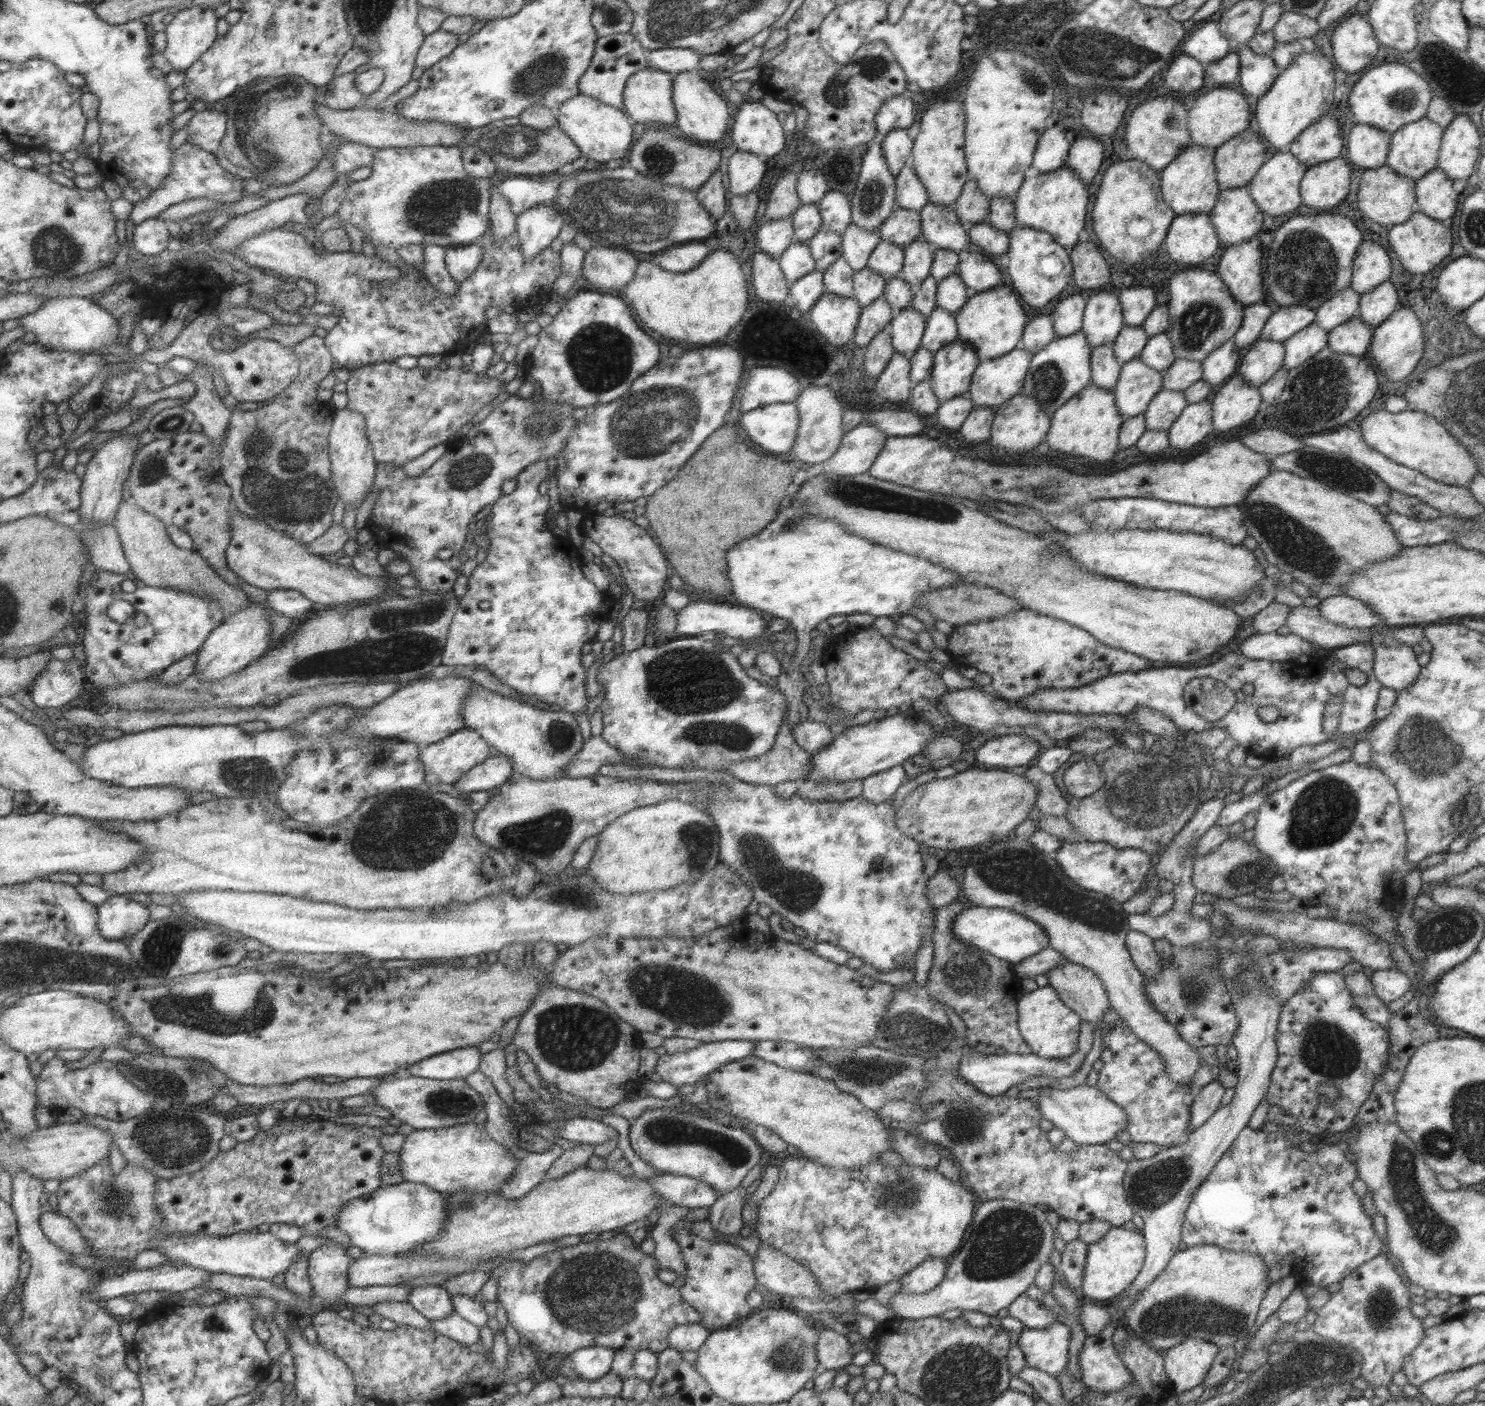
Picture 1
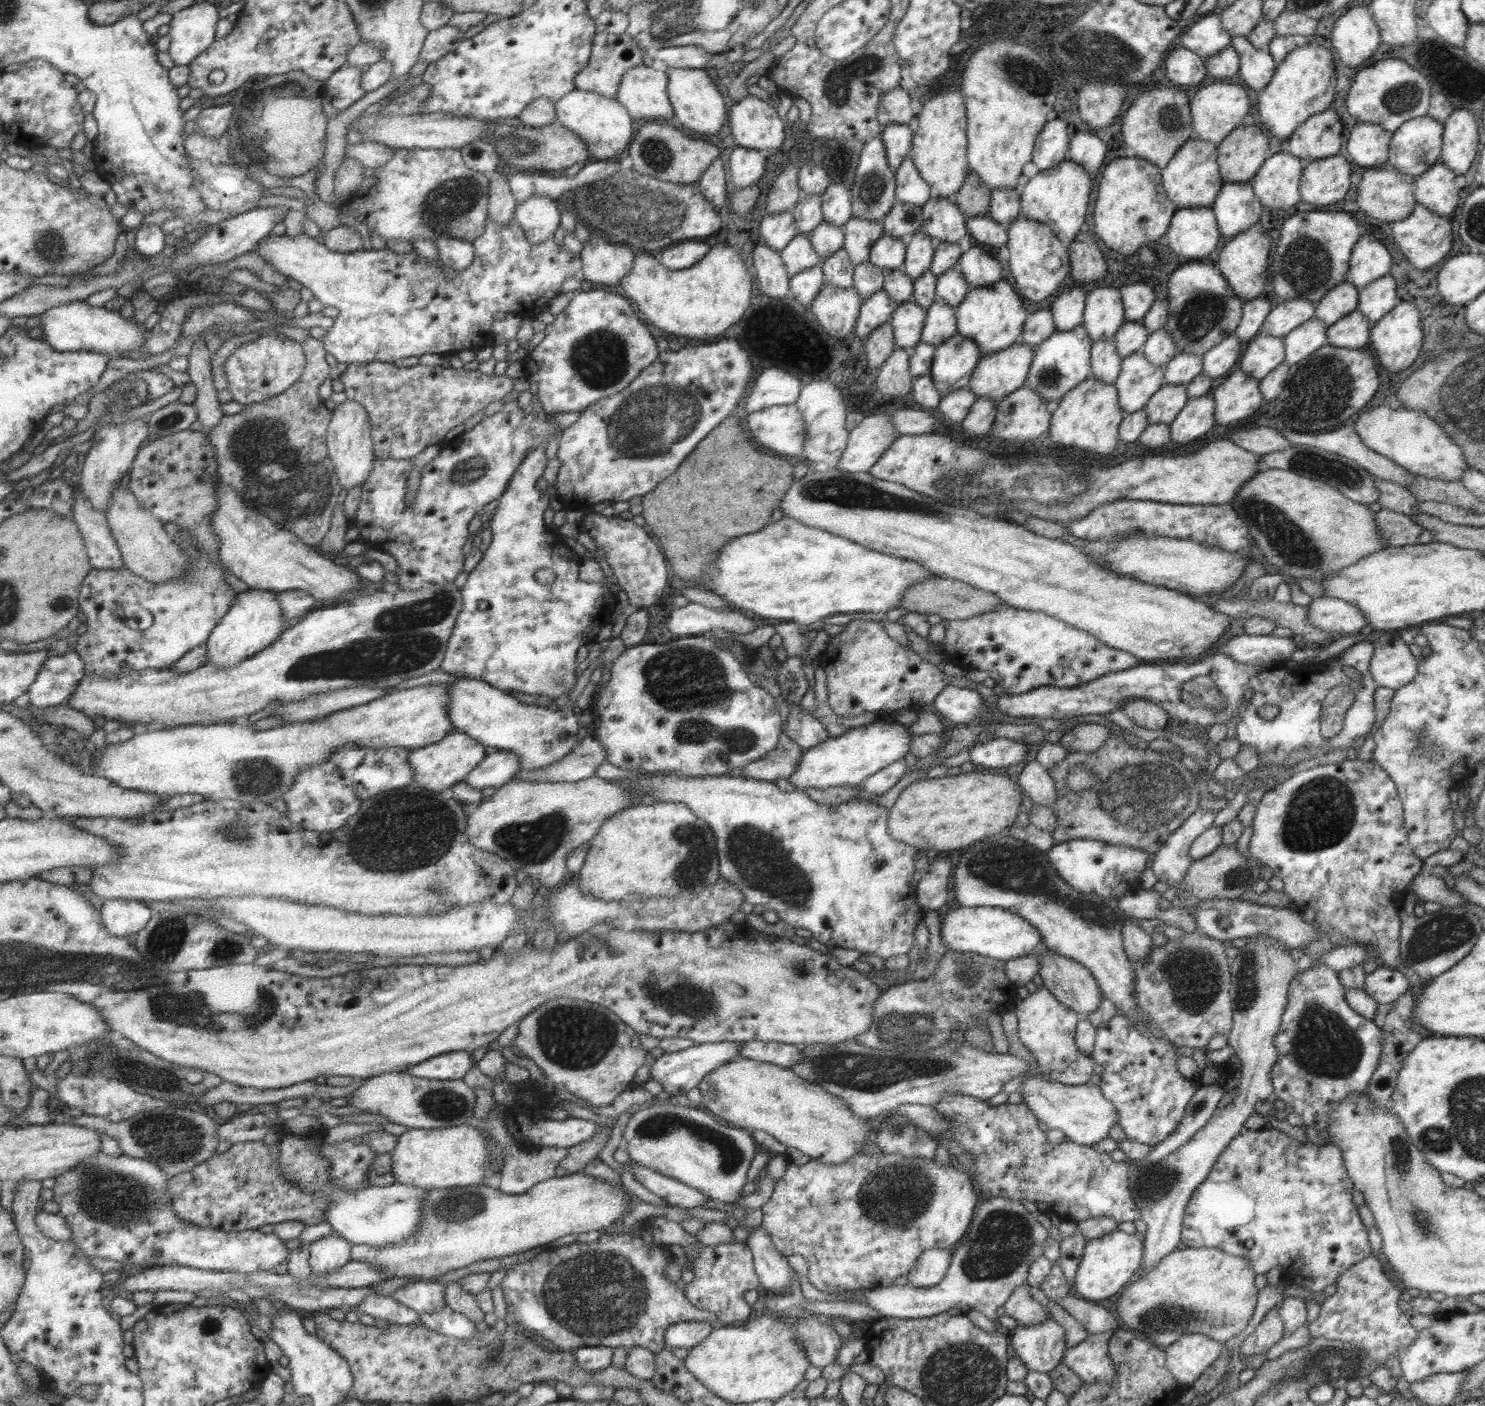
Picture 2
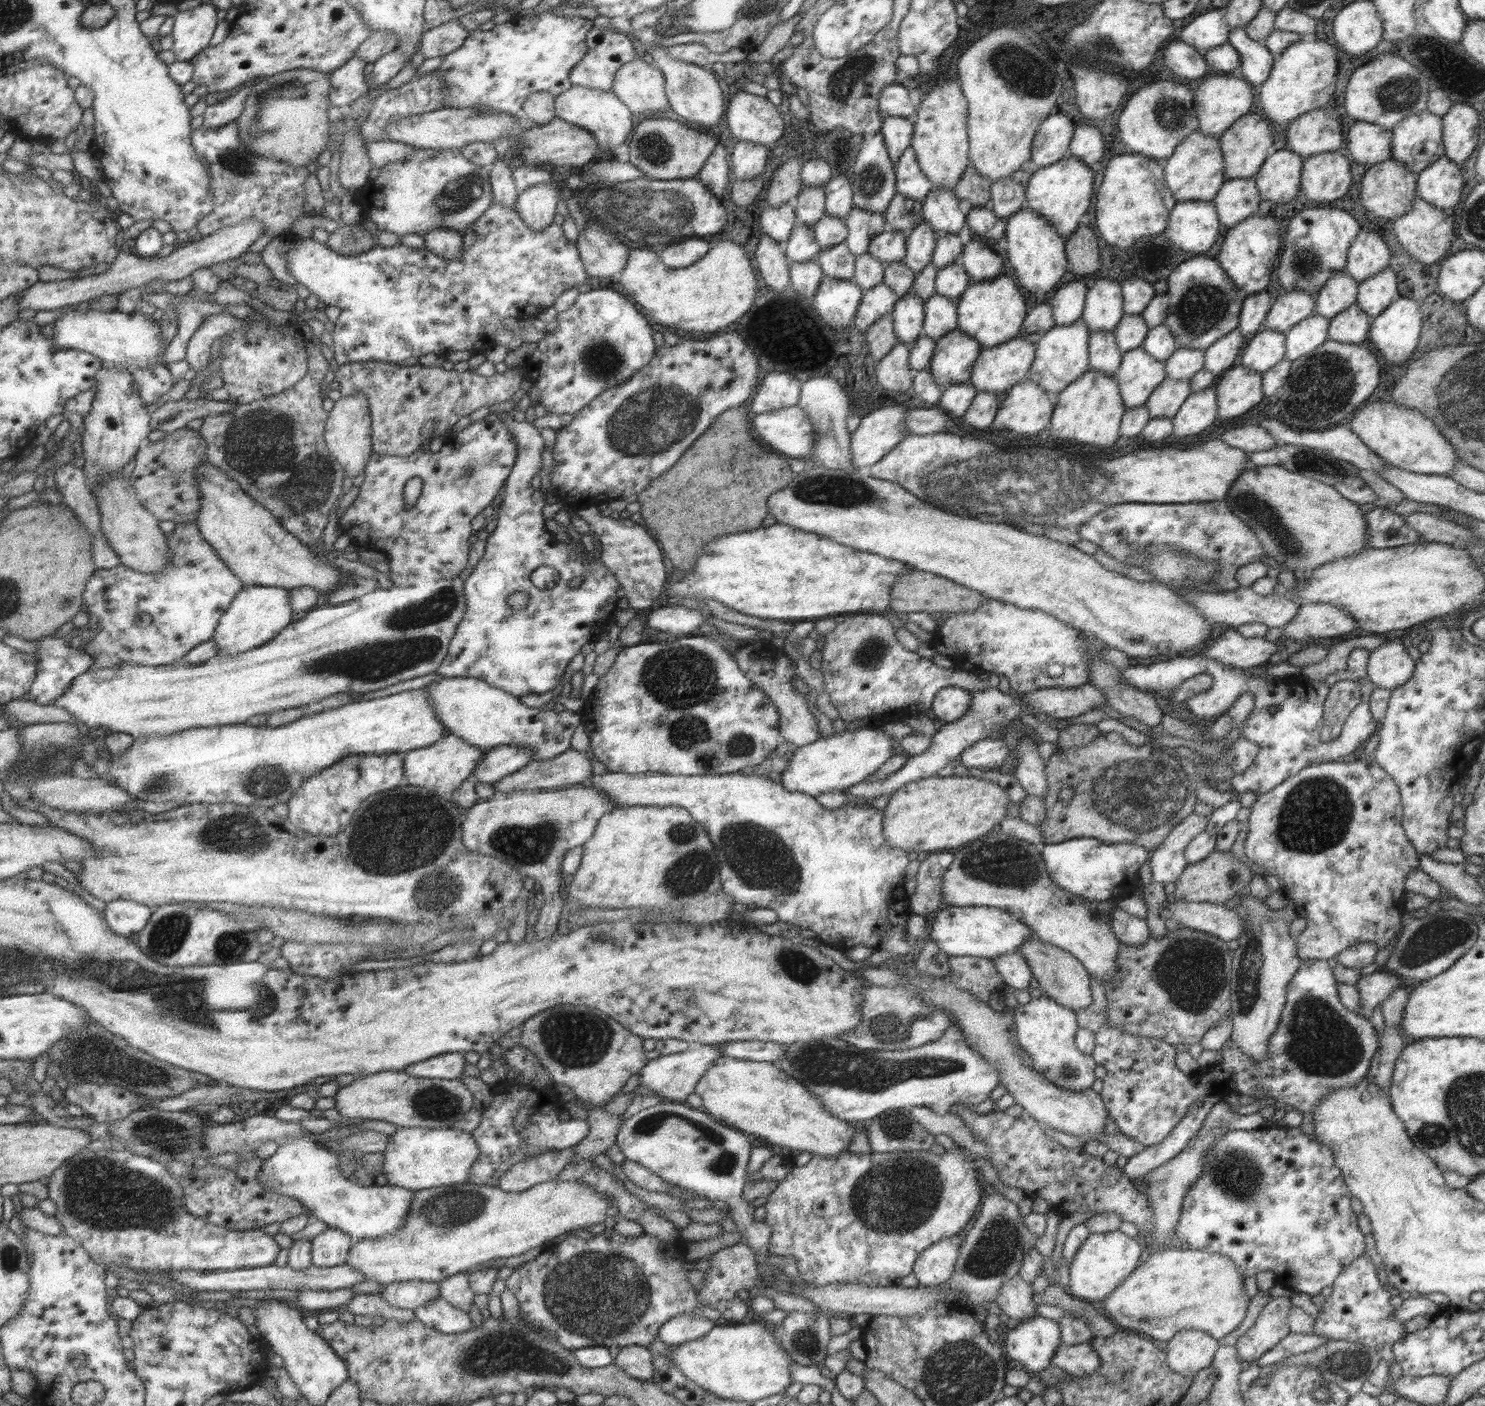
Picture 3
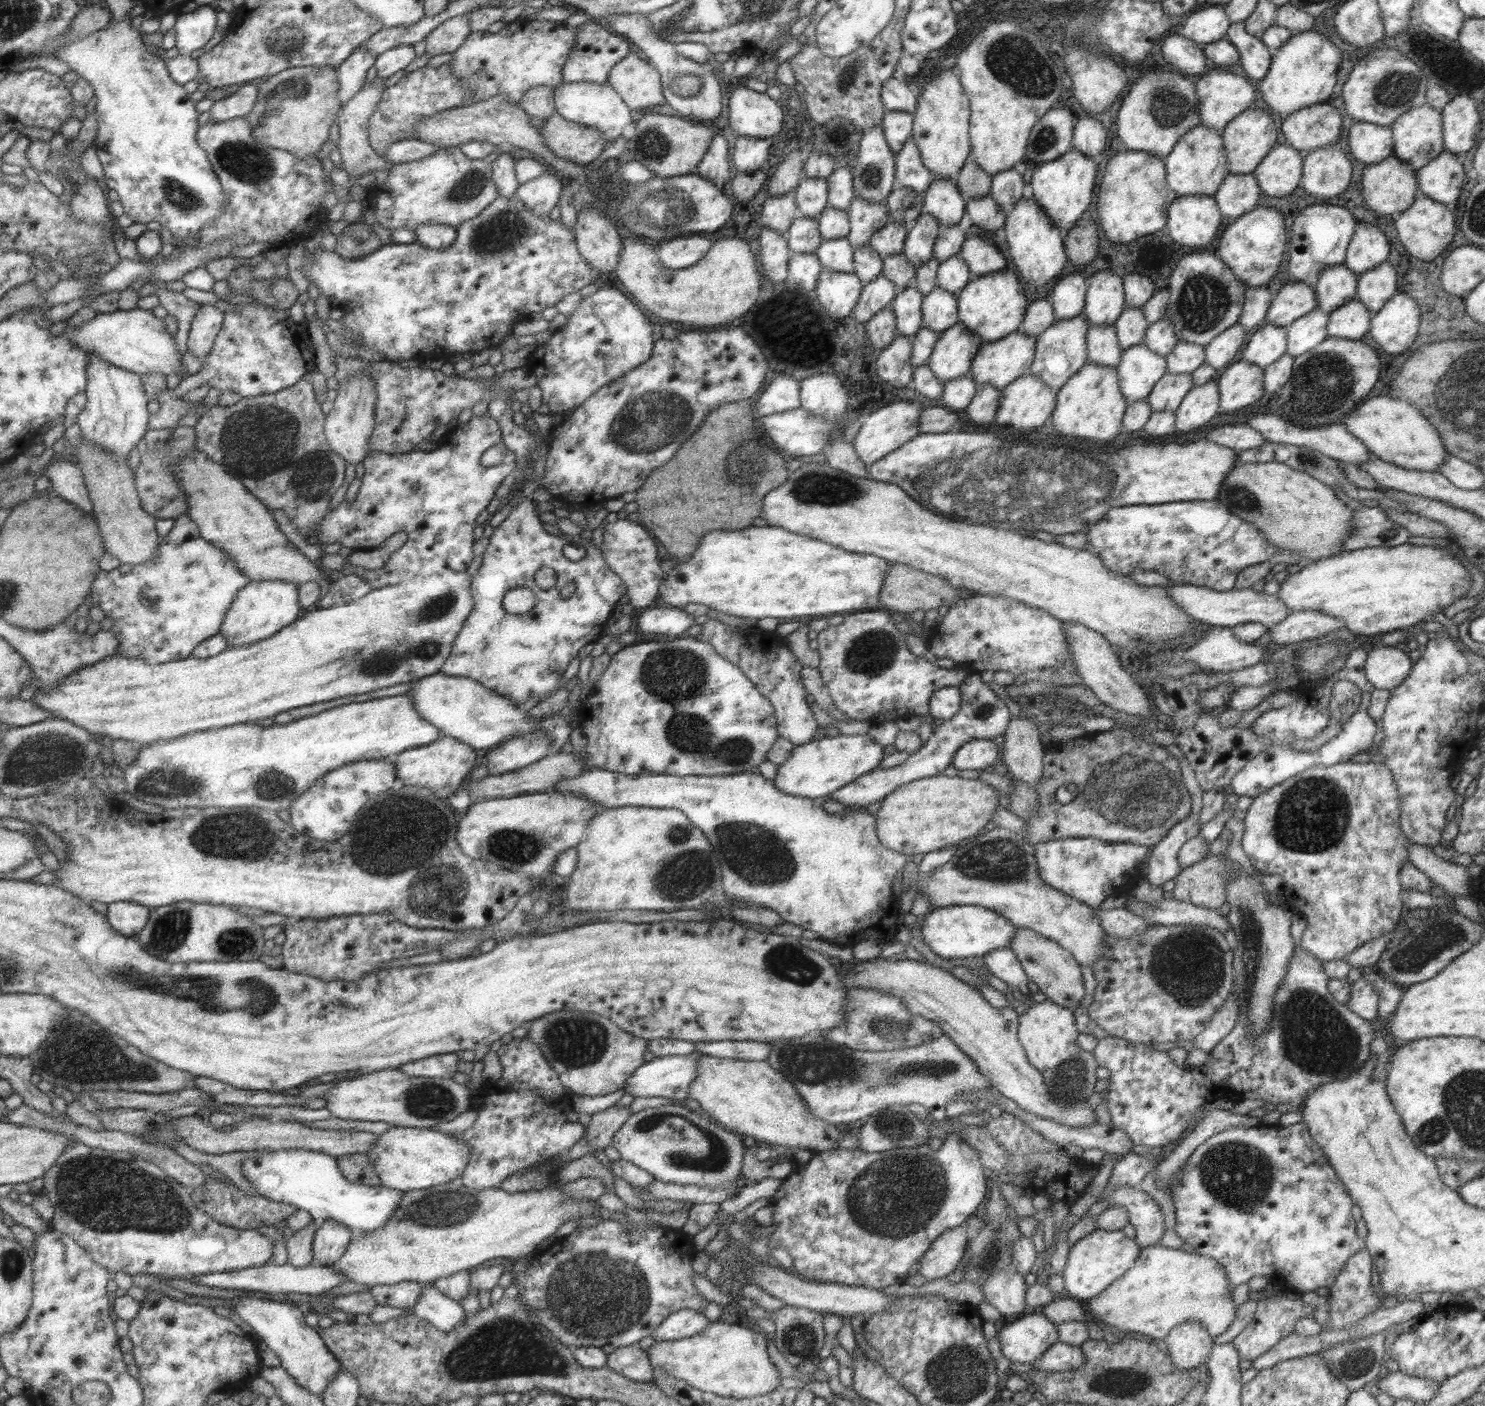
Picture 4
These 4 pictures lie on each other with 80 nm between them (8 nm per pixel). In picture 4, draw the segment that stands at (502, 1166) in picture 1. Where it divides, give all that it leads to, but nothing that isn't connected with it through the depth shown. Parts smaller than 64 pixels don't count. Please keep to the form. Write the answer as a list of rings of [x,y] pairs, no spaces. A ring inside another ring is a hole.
[[[388,1125],[385,1132],[377,1135],[377,1140],[365,1152],[379,1177],[380,1185],[399,1191],[414,1191],[449,1182],[461,1174],[467,1164],[470,1148],[463,1140],[454,1138],[454,1134],[444,1134],[431,1128],[394,1127]]]

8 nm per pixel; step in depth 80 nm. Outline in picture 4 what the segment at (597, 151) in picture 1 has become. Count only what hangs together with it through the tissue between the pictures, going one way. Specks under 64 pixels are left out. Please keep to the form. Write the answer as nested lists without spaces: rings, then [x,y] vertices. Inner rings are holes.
[[[561,81],[553,88],[554,107],[559,116],[577,124],[584,124],[601,131],[607,145],[622,135],[623,127],[631,122],[630,108],[609,83],[582,83]]]

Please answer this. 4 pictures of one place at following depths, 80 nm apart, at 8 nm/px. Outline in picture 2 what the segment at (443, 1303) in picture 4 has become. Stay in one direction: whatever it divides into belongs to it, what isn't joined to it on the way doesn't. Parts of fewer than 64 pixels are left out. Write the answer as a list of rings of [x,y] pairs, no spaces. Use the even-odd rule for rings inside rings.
[[[446,1305],[435,1312],[419,1314],[419,1322],[445,1337],[466,1339],[476,1331],[474,1322]]]

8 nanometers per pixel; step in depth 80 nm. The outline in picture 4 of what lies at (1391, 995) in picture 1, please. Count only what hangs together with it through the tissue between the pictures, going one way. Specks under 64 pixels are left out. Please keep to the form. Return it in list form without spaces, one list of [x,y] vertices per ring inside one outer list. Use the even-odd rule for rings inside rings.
[[[1360,978],[1350,984],[1350,995],[1345,1005],[1356,1016],[1375,1023],[1379,1020],[1376,998],[1377,994],[1374,993],[1373,987]]]

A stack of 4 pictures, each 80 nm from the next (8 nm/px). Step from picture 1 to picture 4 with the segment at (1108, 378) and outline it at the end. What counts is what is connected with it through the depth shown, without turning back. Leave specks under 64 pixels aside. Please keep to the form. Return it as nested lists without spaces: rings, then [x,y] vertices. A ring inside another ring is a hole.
[[[1088,324],[1085,341],[1087,362],[1110,367],[1118,365],[1122,348],[1119,347],[1116,330],[1112,325]]]

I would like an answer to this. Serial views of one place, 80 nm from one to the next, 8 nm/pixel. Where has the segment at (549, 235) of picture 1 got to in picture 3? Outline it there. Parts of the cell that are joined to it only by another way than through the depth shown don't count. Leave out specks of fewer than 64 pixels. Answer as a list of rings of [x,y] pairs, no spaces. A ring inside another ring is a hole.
[[[539,183],[518,193],[515,210],[533,232],[539,232],[552,220],[561,190],[555,185]]]

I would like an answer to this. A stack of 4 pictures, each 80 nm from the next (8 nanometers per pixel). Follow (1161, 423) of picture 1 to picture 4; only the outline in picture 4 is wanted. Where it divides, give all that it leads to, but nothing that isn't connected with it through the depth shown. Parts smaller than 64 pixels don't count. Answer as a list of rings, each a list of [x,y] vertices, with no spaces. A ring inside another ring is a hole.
[[[1166,372],[1157,379],[1157,382],[1153,383],[1153,388],[1145,400],[1151,412],[1163,412],[1163,410],[1175,412],[1193,385],[1191,375]]]

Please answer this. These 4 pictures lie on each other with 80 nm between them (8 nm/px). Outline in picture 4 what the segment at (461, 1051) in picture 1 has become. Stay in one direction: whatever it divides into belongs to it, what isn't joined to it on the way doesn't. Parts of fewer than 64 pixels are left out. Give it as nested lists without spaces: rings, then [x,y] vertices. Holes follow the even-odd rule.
[[[447,1052],[402,1064],[398,1069],[410,1077],[450,1078],[457,1071],[456,1064],[458,1060],[455,1053]]]

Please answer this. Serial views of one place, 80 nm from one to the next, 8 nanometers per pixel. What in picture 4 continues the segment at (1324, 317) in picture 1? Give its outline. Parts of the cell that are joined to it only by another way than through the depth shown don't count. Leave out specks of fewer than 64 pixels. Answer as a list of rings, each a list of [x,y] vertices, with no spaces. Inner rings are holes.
[[[1344,263],[1325,268],[1313,288],[1317,307],[1329,314],[1356,299],[1356,286],[1357,276]]]

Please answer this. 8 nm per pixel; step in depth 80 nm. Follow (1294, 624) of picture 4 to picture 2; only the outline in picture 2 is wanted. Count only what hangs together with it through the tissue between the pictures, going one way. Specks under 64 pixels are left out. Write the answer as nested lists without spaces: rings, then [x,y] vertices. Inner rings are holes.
[[[1312,597],[1306,606],[1306,621],[1318,630],[1348,635],[1358,632],[1366,620],[1360,610],[1340,598]]]

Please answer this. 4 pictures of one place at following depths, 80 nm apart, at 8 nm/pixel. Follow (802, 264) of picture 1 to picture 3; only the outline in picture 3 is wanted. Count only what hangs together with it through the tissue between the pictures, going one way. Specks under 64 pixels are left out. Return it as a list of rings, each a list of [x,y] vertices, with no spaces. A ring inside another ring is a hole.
[[[796,223],[785,240],[784,252],[789,263],[815,262],[819,256],[820,246],[815,242],[811,225]]]

